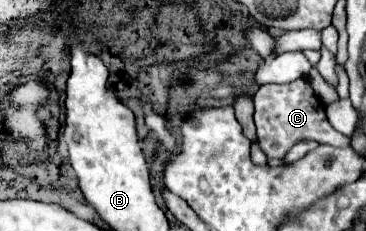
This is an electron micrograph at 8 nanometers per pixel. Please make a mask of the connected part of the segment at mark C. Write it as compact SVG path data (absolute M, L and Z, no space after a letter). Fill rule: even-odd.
M299 78L291 84L269 84L261 86L255 94L255 126L259 146L267 158L283 160L293 144L299 140L315 140L319 144L331 144L337 148L349 146L349 138L339 134L327 120L311 84L307 78Z

